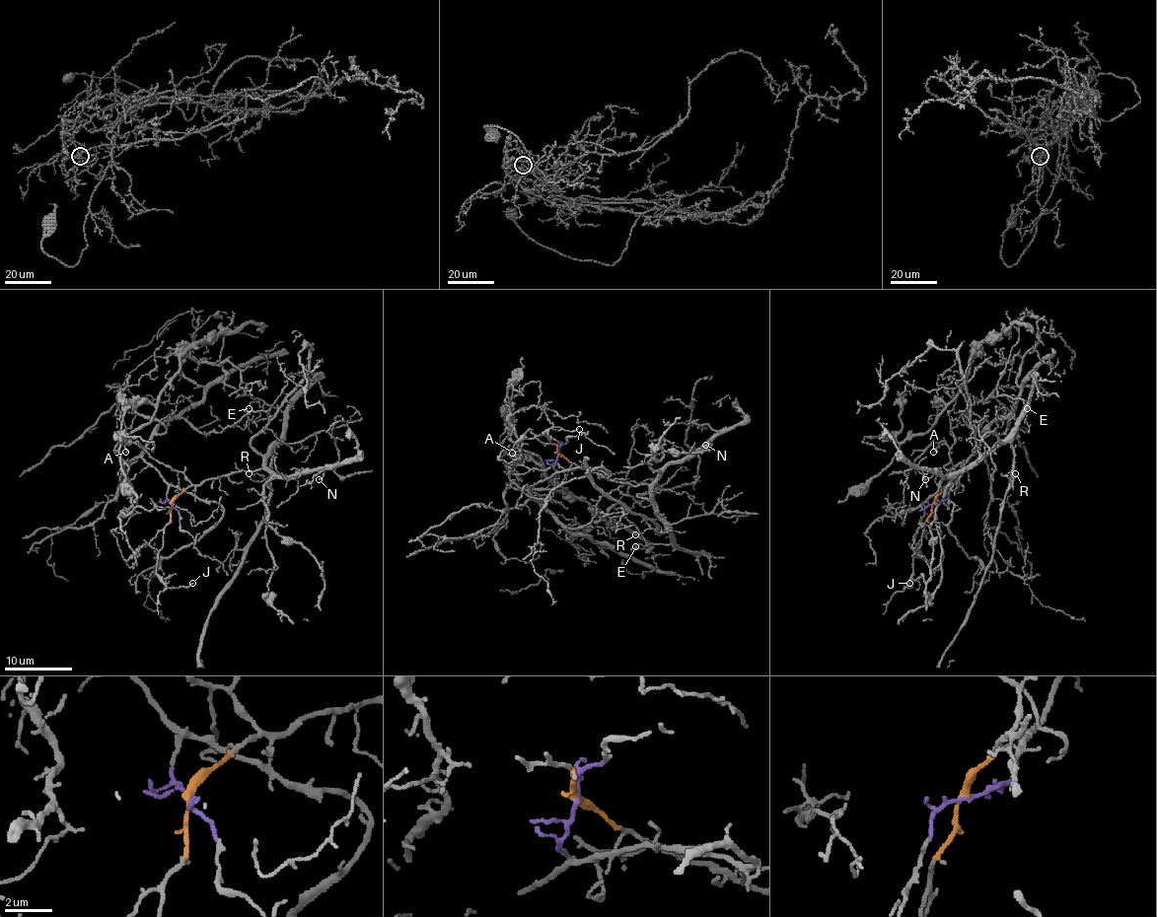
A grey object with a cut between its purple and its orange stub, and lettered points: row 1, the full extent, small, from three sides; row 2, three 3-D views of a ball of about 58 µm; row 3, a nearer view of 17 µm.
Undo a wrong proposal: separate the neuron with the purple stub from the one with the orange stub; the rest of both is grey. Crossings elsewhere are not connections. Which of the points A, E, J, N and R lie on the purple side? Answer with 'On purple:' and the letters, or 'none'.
On purple: none

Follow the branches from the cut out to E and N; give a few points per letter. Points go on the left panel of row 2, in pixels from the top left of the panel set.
E: (172, 504), (189, 486), (262, 466), (265, 455), (283, 434), (284, 415), (260, 399), (252, 401), (249, 408)
N: (172, 504), (189, 486), (228, 473), (262, 469), (298, 474), (322, 469), (324, 474), (319, 480)

